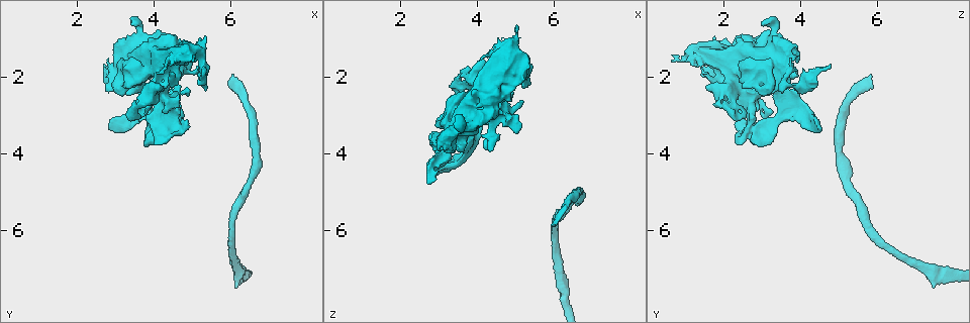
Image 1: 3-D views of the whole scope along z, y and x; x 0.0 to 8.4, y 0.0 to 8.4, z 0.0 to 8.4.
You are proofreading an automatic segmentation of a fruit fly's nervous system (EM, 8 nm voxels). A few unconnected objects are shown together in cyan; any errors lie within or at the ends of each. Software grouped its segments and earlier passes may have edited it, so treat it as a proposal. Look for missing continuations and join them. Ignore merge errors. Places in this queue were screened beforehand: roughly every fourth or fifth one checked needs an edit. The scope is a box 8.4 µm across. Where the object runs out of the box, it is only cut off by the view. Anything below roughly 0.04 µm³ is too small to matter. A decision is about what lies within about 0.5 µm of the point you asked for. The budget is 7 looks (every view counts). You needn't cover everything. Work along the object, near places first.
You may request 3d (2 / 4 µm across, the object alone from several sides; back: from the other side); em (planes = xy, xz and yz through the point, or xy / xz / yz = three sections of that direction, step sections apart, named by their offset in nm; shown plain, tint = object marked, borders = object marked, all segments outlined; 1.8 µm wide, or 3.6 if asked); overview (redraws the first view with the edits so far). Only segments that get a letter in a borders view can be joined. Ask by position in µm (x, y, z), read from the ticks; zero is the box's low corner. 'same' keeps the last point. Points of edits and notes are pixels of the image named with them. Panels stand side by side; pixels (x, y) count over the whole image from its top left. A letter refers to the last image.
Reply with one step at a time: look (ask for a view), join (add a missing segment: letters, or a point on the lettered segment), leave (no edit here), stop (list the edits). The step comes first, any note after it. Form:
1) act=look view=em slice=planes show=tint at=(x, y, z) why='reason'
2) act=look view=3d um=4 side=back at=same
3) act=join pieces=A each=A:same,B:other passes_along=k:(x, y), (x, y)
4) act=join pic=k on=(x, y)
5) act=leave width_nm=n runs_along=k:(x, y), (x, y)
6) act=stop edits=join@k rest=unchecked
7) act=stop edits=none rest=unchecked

act=look view=em um=3.6 slice=planes show=borders at=(4.80, 1.40, 1.35) why='thick turns thin'

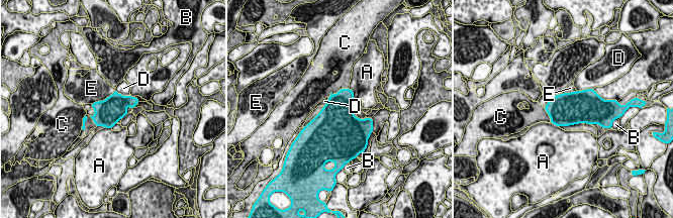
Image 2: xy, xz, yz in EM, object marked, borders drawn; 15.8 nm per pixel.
act=join pieces=C each=A:other,B:other,C:same,D:other,E:other found='it goes on there'

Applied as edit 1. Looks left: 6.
act=look view=overview why='see it whole again'

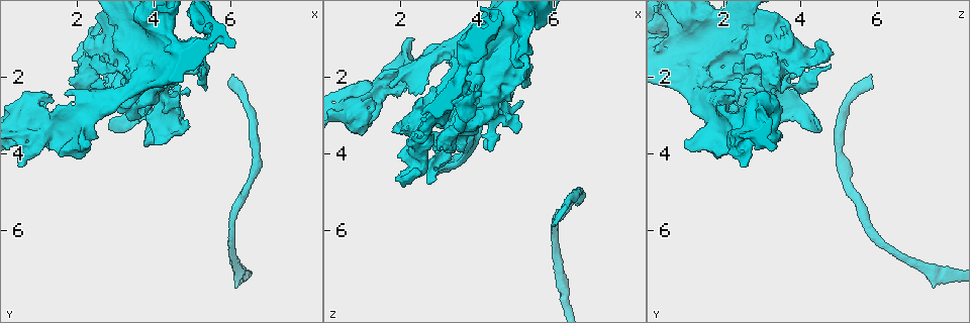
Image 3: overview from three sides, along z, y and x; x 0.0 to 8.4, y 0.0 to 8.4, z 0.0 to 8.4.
act=look view=em slice=yz step=4 show=borders at=(4.00, 3.20, 2.70) why='sharp bend'

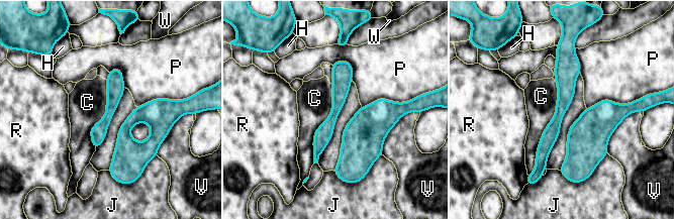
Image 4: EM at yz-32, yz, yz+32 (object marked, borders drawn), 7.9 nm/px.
act=leave each=C:other,H:other,J:other,P:other,R:other,V:other,W:other border=4:(556, 82), (556, 112), (527, 175) found='none of them fits'

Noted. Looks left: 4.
act=look view=em slice=planes show=borders at=(5.95, 2.25, 5.90) why='tapers out'

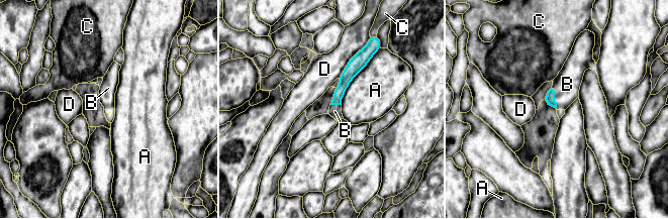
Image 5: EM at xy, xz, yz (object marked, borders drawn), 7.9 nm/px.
act=join pieces=B width_nm=80 each=A:other,B:same,C:other,D:other passes_along=5:(550, 98), (554, 98), (567, 84) found='the neuron continues'

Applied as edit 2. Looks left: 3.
act=stop edits=join@2,join@5 rest=unchecked

